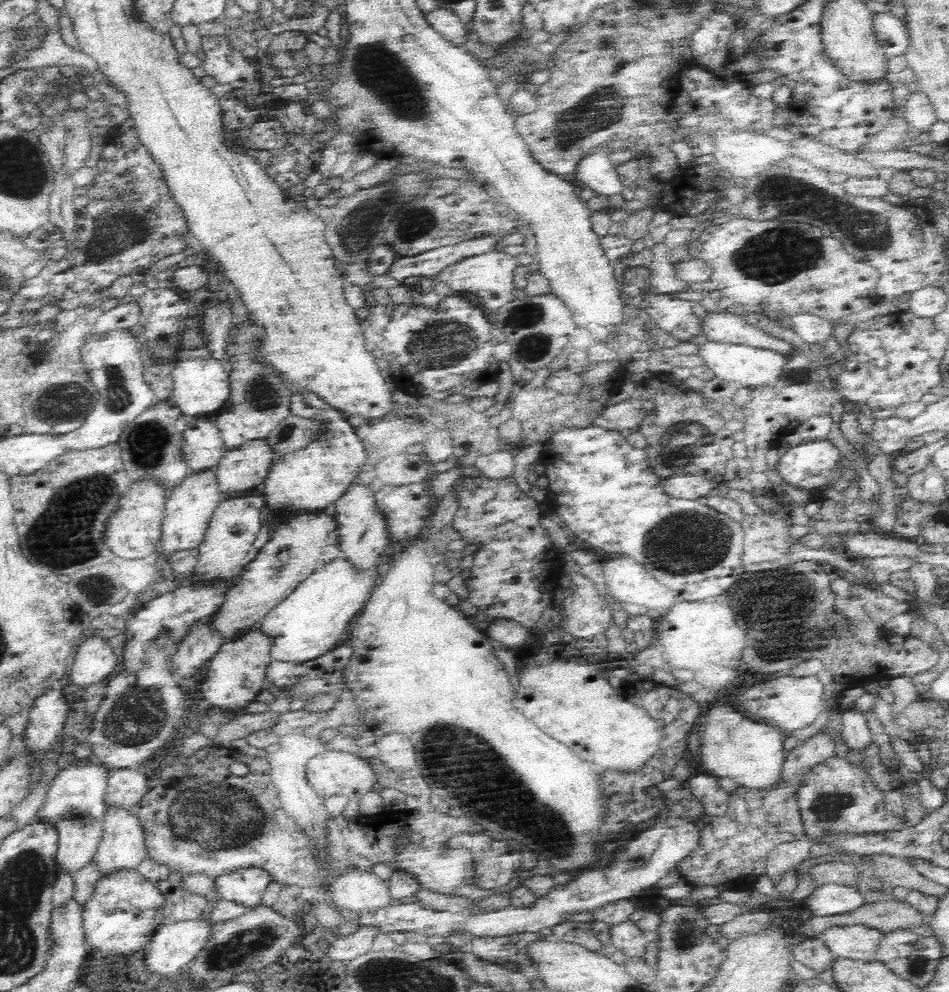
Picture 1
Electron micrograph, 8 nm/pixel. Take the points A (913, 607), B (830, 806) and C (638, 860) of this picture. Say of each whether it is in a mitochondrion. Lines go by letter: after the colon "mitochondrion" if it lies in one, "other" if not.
A: other
B: mitochondrion
C: other

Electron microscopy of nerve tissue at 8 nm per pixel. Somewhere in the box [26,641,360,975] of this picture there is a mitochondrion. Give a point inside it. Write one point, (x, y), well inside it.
(197, 819)

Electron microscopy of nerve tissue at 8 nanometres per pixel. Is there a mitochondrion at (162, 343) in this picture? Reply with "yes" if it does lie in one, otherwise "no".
yes

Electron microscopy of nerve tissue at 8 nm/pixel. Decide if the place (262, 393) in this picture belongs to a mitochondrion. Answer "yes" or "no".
yes

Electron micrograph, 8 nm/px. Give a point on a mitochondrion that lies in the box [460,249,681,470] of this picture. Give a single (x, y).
(533, 343)

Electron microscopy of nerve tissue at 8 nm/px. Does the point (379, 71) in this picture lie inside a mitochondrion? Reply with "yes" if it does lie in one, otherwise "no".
yes

